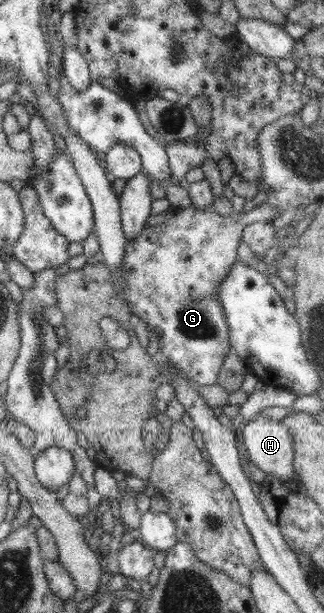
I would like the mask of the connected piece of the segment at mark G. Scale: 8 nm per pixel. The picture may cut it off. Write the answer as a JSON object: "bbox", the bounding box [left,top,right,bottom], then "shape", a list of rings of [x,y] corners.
{"bbox":[122,203,281,386],"shape":[[[266,203],[257,205],[253,209],[244,213],[245,215],[240,216],[239,213],[234,213],[231,216],[223,216],[214,210],[203,210],[197,209],[195,206],[187,208],[169,207],[165,212],[151,213],[151,216],[145,221],[144,229],[134,238],[127,239],[125,243],[125,254],[122,258],[122,278],[124,278],[124,295],[122,298],[126,300],[126,304],[130,306],[131,311],[135,313],[134,320],[142,320],[147,324],[149,331],[157,331],[159,333],[159,355],[162,359],[167,359],[169,363],[173,363],[172,366],[176,366],[178,370],[181,370],[183,374],[189,376],[189,379],[194,383],[201,384],[201,386],[213,386],[217,384],[218,375],[220,372],[223,359],[229,355],[229,328],[227,328],[227,322],[225,322],[225,315],[221,310],[221,299],[219,296],[219,289],[224,281],[224,278],[228,275],[229,270],[236,263],[238,259],[237,247],[239,242],[242,240],[242,232],[245,226],[253,222],[261,221],[273,221],[276,217],[281,214],[278,208],[272,208]]]}

